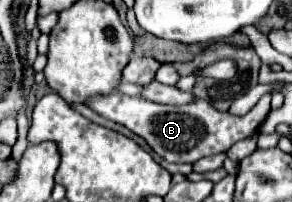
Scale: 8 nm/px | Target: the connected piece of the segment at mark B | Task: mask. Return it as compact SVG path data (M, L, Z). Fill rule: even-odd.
M121 92L101 94L101 96L97 94L97 98L89 98L89 102L85 102L85 106L91 108L93 112L101 114L103 118L113 120L113 122L129 128L133 134L141 136L167 162L193 164L203 156L227 152L237 140L243 140L243 138L249 138L251 134L255 134L259 124L265 120L265 116L271 110L269 100L271 100L269 94L263 96L245 116L231 116L229 112L219 112L205 100L195 100L185 106L165 106L165 104L155 104L155 102L143 100L139 96L127 96Z

